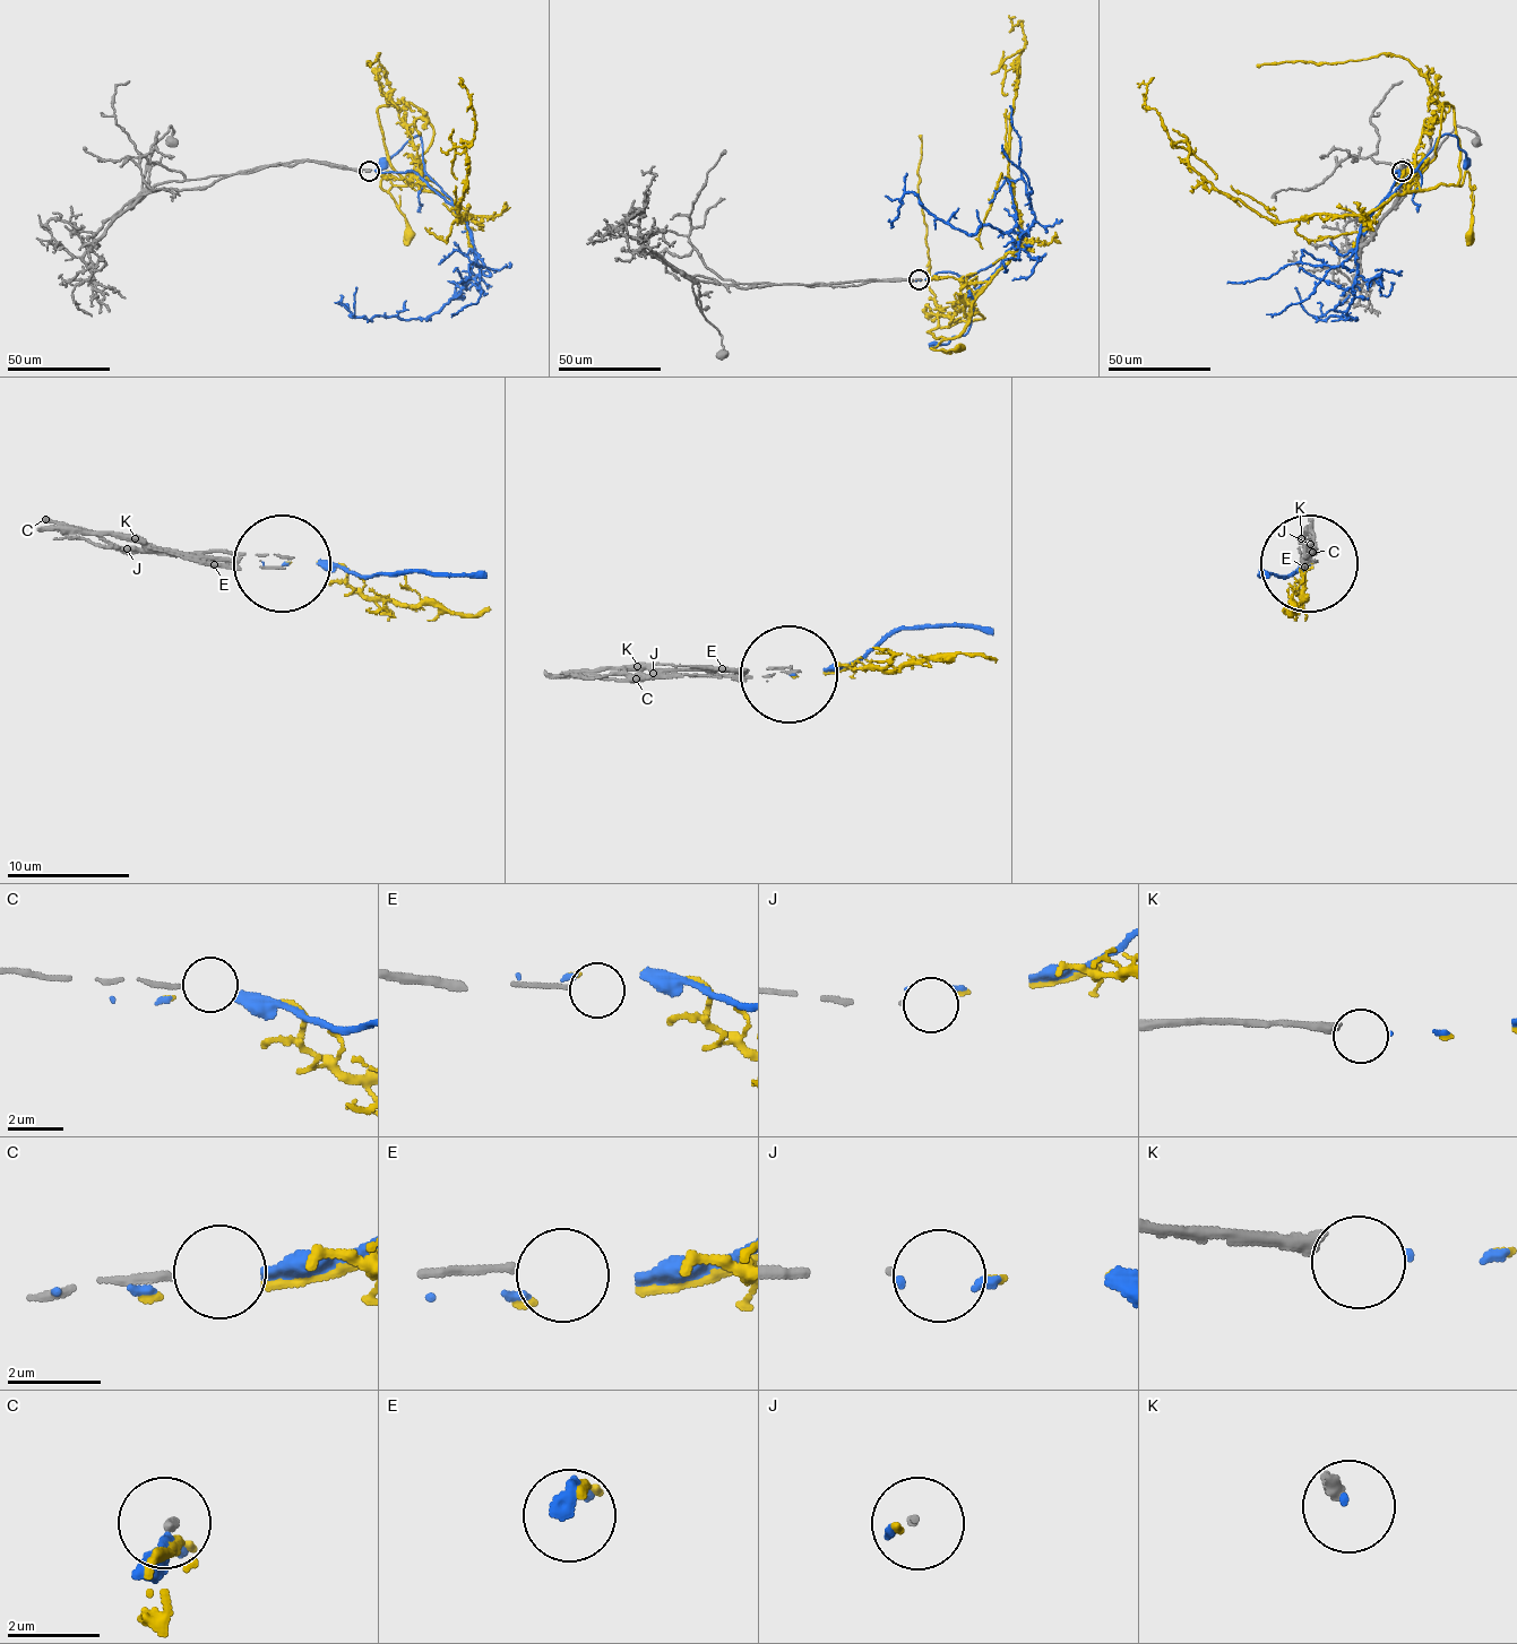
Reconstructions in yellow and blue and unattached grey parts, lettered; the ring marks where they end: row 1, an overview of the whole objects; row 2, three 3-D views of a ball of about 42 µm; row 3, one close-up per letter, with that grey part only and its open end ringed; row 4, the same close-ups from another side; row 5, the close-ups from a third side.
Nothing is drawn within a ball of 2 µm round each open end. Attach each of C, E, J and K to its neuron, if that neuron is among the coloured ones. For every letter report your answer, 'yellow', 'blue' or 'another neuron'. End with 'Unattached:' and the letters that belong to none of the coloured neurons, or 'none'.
C: another neuron
E: another neuron
J: yellow
K: blue
Unattached: C, E

